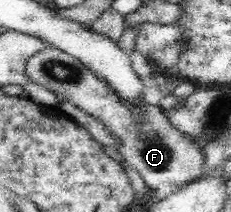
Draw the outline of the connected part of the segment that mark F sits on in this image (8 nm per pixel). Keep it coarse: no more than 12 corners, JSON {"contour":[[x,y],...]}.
{"contour":[[56,48],[24,61],[30,81],[98,119],[148,189],[203,173],[201,148],[159,105],[127,107]]}

